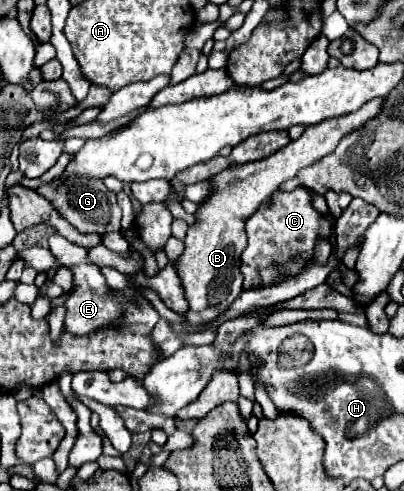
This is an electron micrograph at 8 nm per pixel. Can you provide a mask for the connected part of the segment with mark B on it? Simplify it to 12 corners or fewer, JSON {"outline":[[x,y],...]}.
{"outline":[[382,110],[308,126],[280,152],[212,176],[178,276],[190,326],[242,292],[244,222],[282,182]]}

